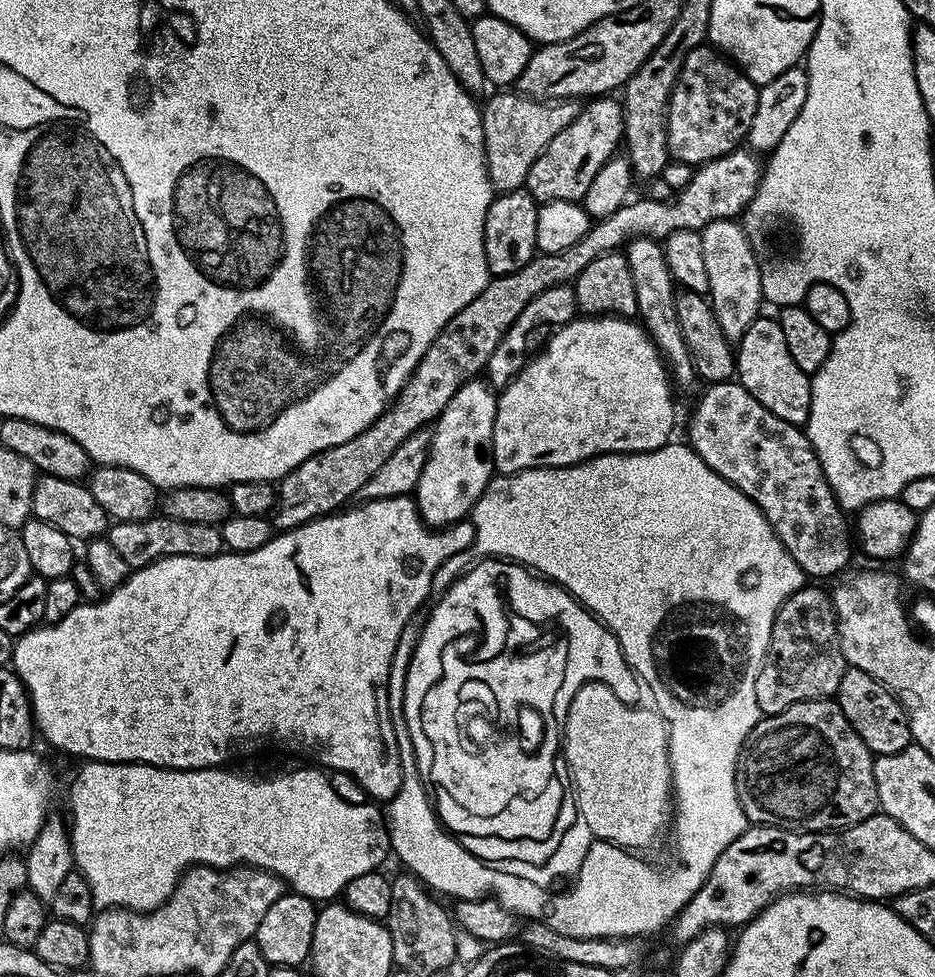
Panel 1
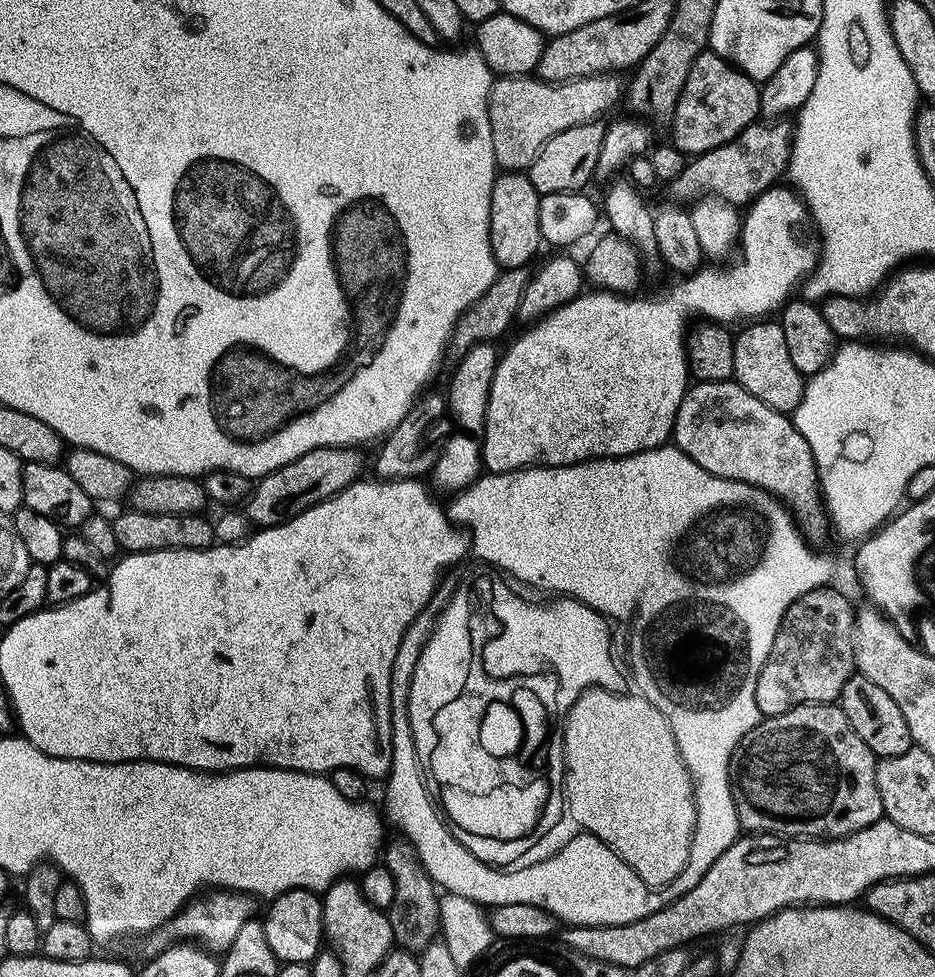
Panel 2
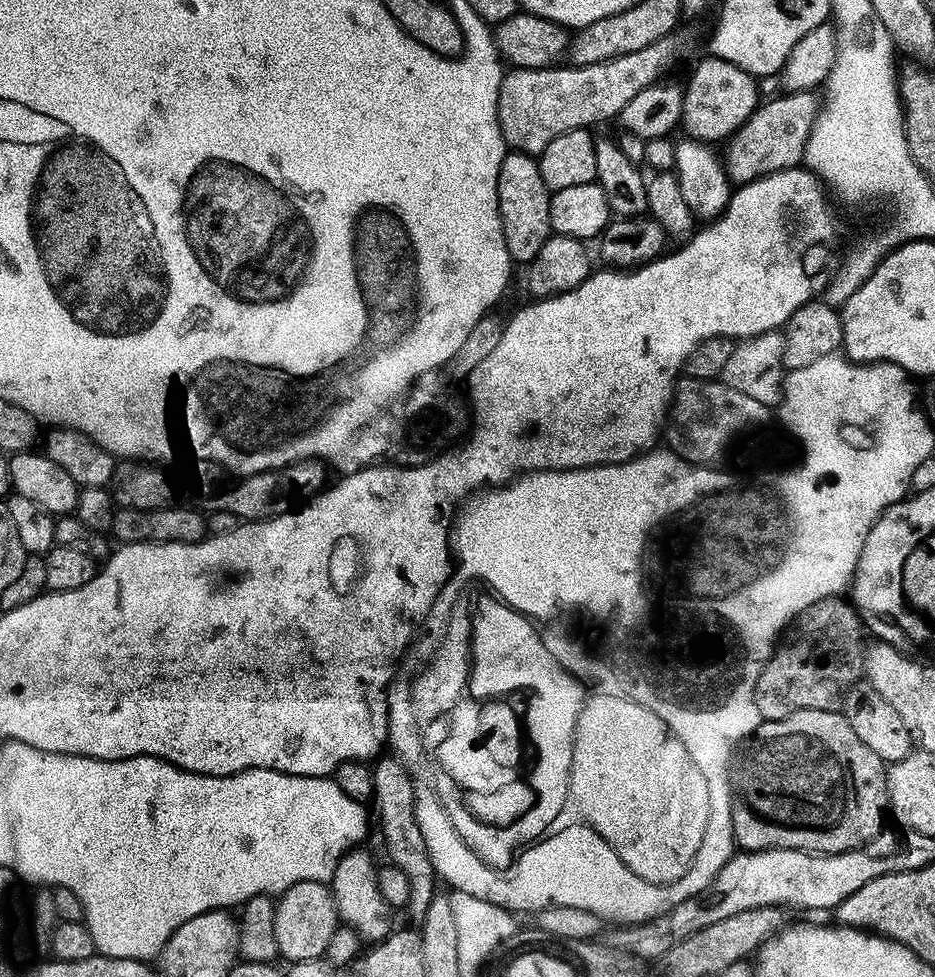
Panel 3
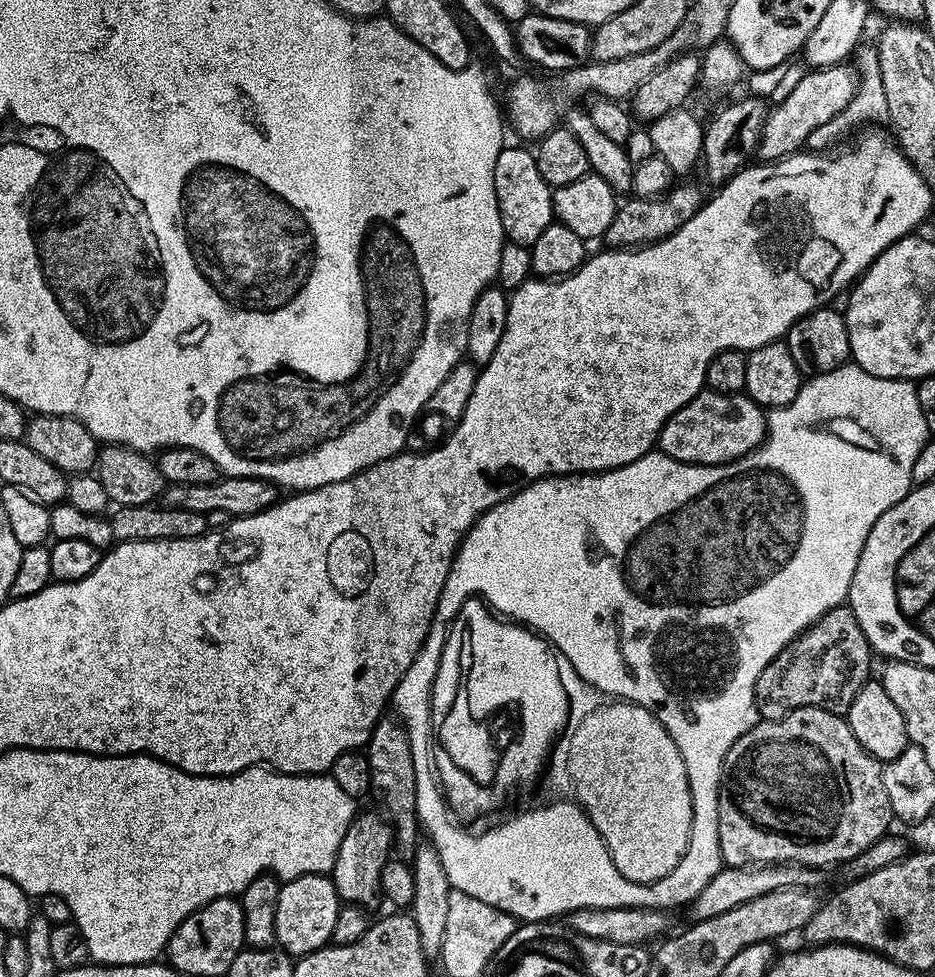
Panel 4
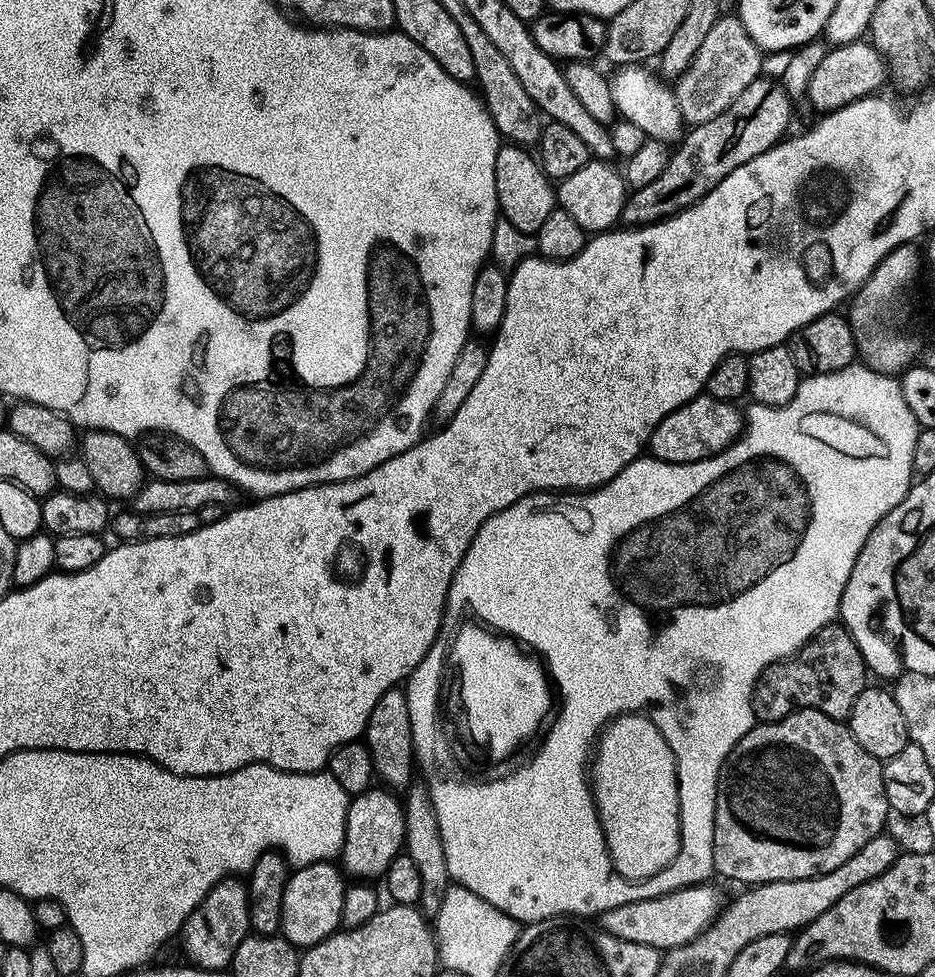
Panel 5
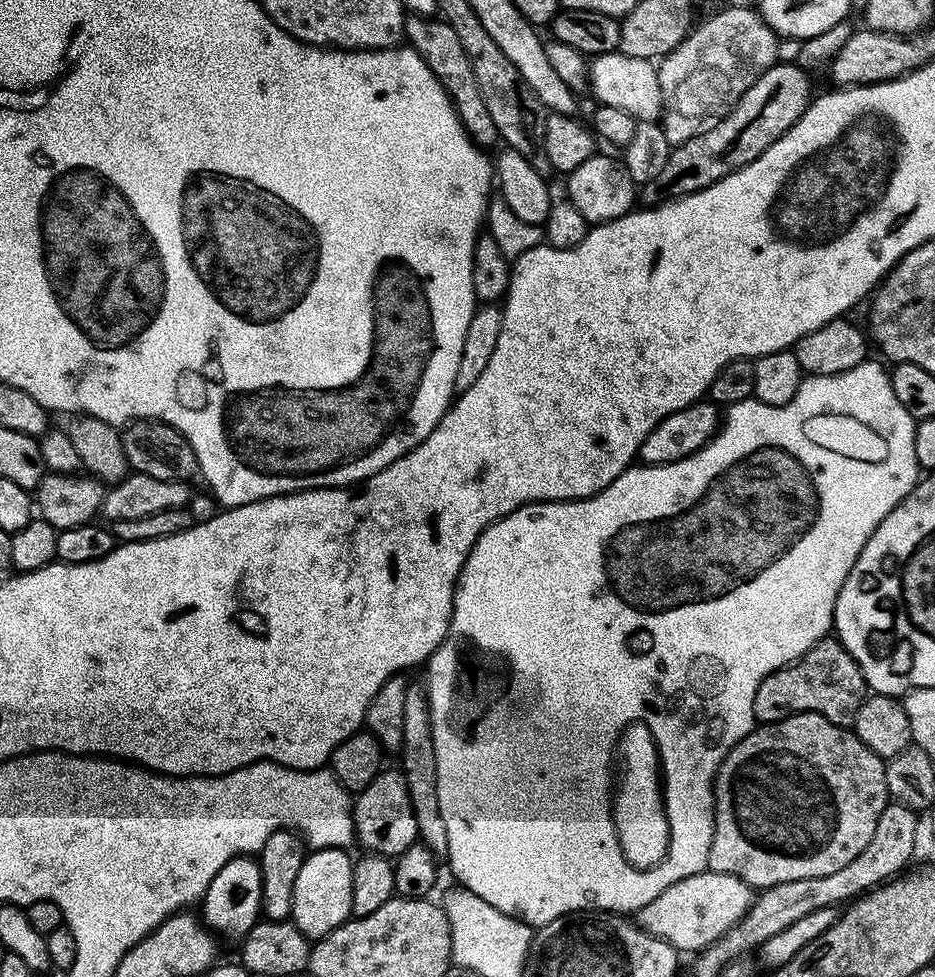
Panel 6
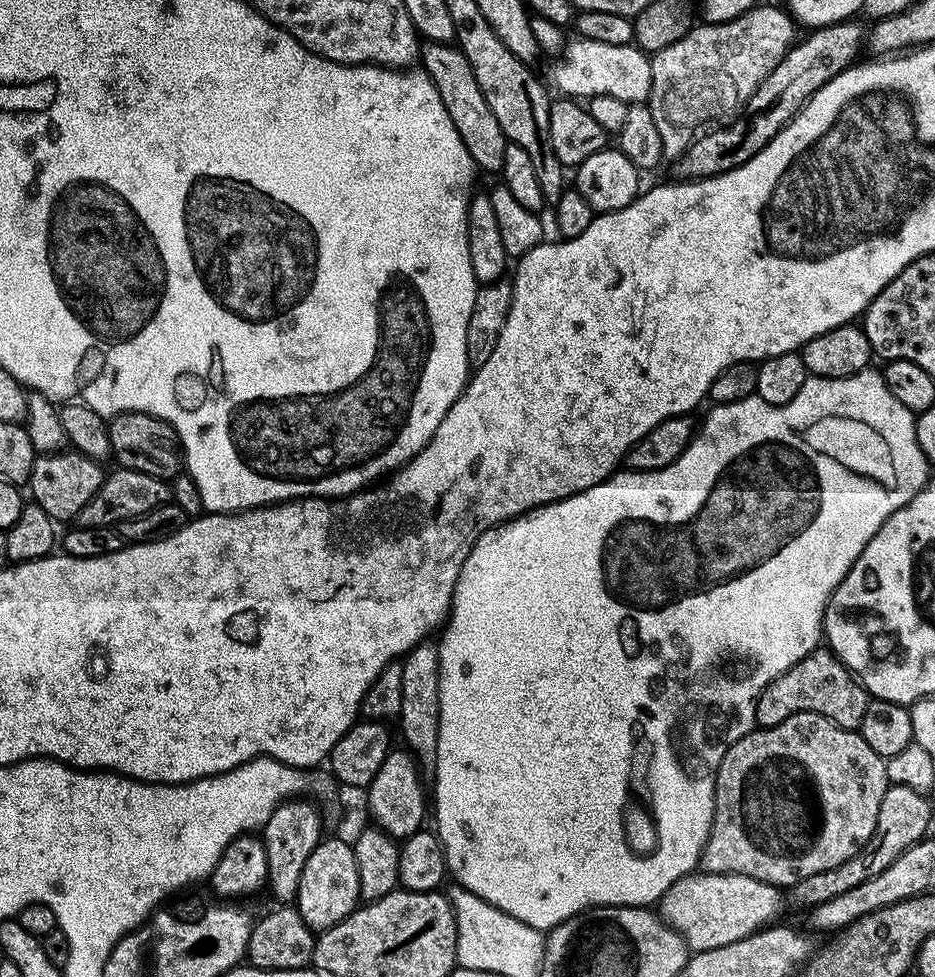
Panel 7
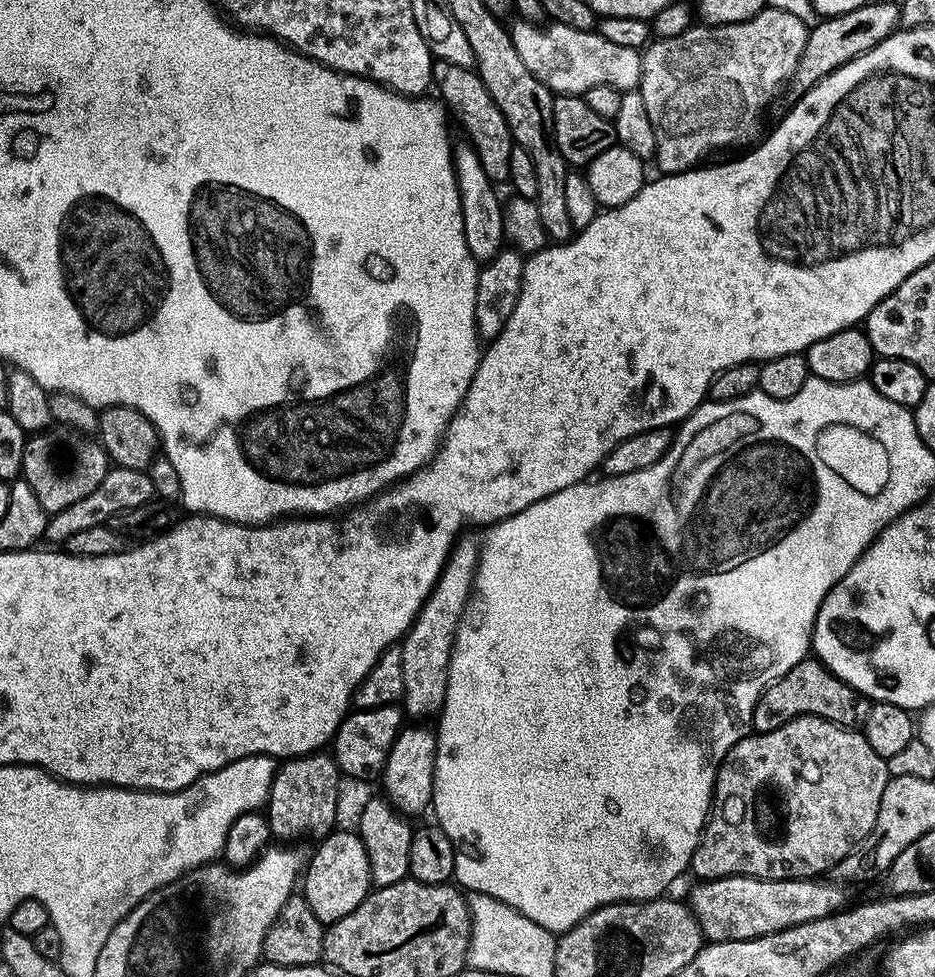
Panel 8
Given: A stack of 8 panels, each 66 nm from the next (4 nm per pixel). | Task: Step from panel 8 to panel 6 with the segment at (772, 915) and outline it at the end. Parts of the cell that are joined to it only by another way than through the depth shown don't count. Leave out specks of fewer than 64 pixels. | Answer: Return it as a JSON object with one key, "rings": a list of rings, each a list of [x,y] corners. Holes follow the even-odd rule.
{"rings":[[[705,870],[666,886],[666,890],[662,890],[654,902],[646,902],[646,906],[638,909],[634,920],[642,930],[670,942],[677,953],[699,954],[740,923],[740,919],[750,910],[753,899],[751,884],[730,874]]]}

